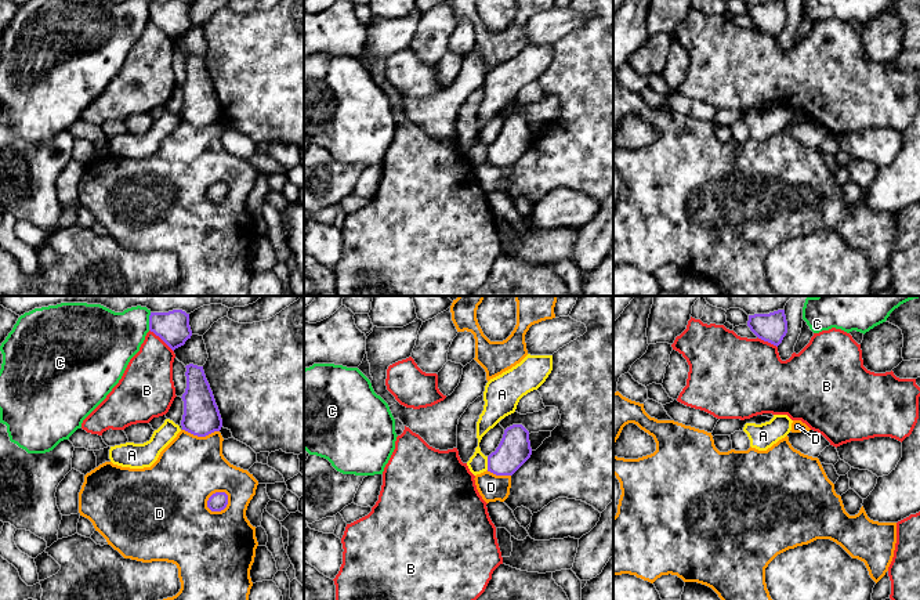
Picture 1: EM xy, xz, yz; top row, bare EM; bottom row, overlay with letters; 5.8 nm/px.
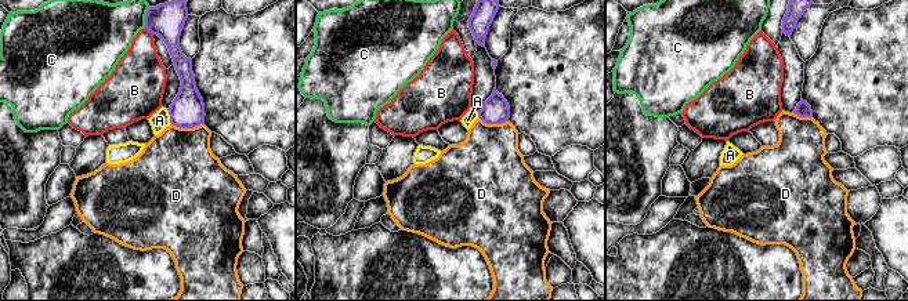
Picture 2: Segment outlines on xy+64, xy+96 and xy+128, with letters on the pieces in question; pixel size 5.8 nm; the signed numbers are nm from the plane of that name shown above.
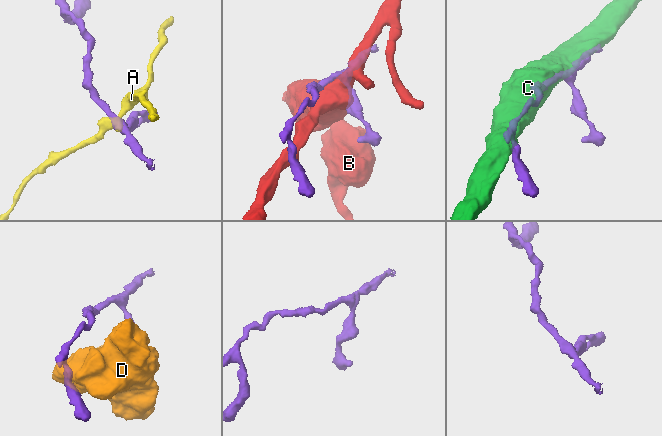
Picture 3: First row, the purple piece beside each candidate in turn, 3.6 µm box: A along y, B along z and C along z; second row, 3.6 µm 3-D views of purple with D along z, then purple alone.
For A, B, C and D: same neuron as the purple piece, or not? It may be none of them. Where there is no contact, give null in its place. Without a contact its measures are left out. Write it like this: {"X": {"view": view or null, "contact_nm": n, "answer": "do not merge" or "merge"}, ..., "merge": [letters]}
{"A": {"view": "xz", "contact_nm": 80, "answer": "do not merge"}, "B": {"view": "xy", "contact_nm": 190, "answer": "do not merge"}, "C": {"view": "xy", "contact_nm": 110, "answer": "do not merge"}, "D": {"view": "xy", "contact_nm": 150, "answer": "do not merge"}, "merge": []}

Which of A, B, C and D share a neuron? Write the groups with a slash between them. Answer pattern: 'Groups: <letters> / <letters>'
Groups: A / B / C / D

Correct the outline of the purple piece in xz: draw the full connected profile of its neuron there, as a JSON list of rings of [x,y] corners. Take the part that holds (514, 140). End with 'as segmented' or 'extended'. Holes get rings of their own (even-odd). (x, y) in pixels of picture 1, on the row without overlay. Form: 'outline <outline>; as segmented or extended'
outline [[[512,115],[504,120],[499,137],[488,147],[488,162],[512,166],[530,145],[529,122],[522,115]]]; as segmented

